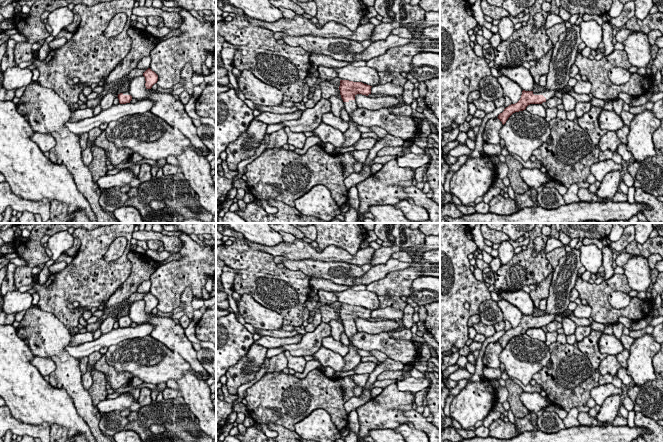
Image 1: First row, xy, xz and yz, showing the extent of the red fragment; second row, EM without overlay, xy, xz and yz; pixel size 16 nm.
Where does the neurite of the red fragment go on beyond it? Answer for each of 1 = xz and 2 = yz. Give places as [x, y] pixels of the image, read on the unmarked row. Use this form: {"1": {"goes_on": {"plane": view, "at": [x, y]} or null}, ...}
{"1": {"goes_on": {"plane": "xz", "at": [351, 330]}}, "2": {"goes_on": {"plane": "yz", "at": [548, 318]}}}

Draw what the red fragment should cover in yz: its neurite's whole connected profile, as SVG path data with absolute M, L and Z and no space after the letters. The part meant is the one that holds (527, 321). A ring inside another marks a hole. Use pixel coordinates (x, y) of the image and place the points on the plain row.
M545 313L543 316L539 317L523 314L520 324L517 327L511 328L506 331L504 335L498 339L497 342L504 349L513 337L525 334L526 331L530 328L542 328L543 326L546 326L550 322L554 321L554 318L558 315L562 315L562 313Z

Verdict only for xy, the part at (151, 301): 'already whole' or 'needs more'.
already whole

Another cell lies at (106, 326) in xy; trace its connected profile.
M108 316L107 318L105 318L99 328L102 334L112 331L114 323L118 320L118 318L119 318L118 316L116 317Z

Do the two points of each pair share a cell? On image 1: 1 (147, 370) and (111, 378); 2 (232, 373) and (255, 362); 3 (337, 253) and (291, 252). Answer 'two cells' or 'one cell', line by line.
1: two cells
2: one cell
3: one cell

